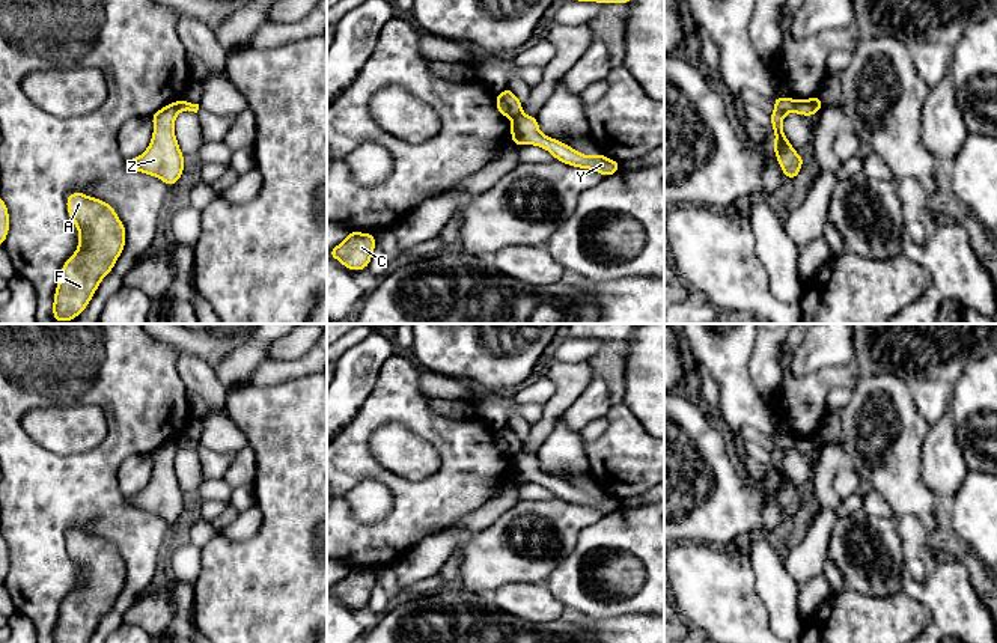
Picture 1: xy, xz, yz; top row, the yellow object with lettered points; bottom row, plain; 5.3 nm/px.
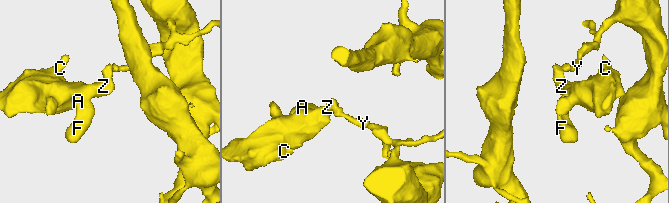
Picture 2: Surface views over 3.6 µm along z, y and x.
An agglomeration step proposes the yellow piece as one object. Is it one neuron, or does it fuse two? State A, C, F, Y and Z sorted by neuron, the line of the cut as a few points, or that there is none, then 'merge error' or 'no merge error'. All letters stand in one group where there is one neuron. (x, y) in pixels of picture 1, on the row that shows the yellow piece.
A C F Z / Y | yz (792, 100), (794, 110) | merge error

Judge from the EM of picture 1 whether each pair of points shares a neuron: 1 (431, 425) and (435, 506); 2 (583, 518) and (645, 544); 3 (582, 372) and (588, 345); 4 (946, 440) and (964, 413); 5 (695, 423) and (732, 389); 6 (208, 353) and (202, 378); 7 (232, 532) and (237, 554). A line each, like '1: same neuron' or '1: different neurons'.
1: same neuron
2: different neurons
3: different neurons
4: different neurons
5: different neurons
6: different neurons
7: different neurons

